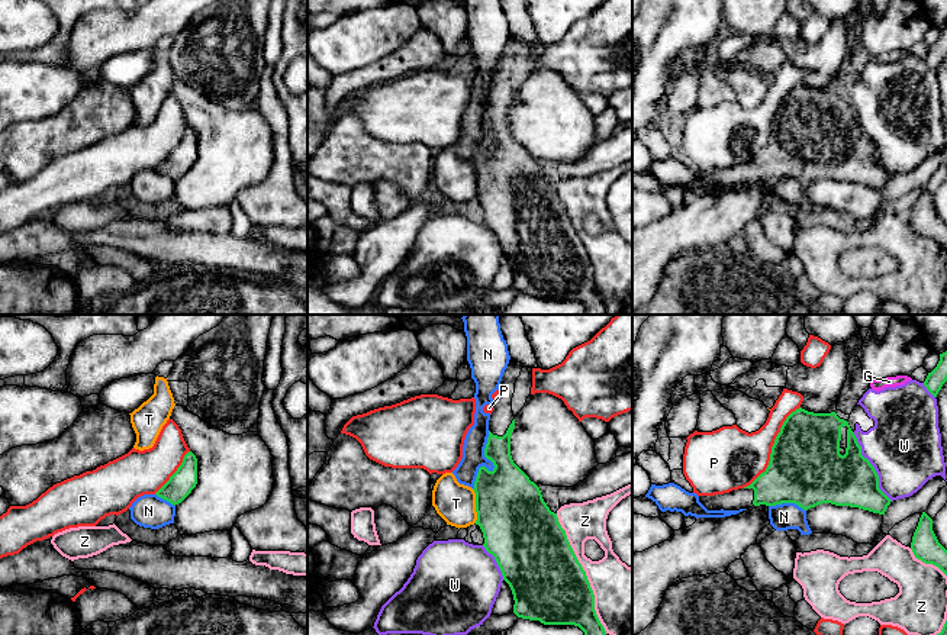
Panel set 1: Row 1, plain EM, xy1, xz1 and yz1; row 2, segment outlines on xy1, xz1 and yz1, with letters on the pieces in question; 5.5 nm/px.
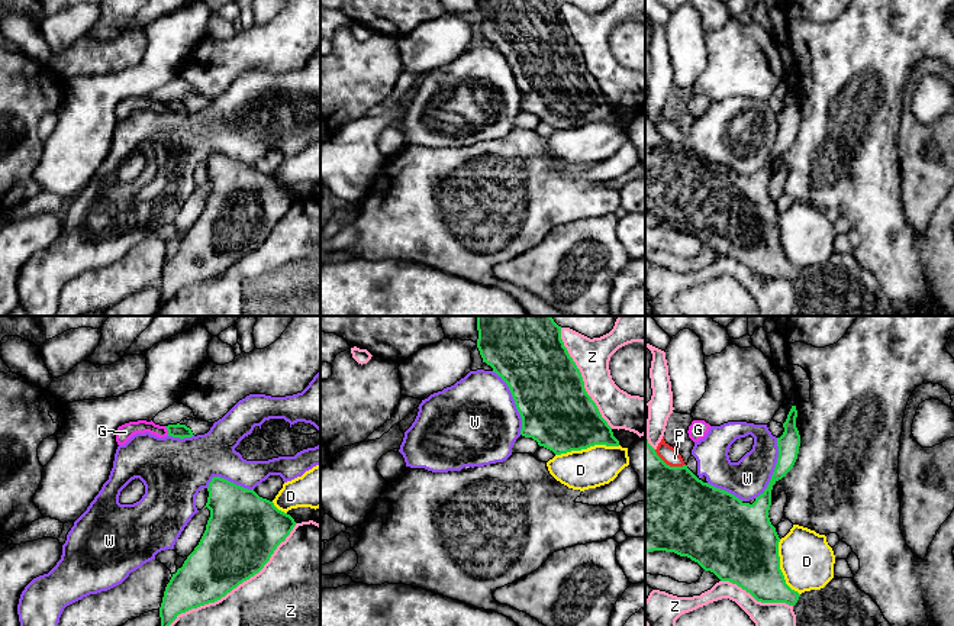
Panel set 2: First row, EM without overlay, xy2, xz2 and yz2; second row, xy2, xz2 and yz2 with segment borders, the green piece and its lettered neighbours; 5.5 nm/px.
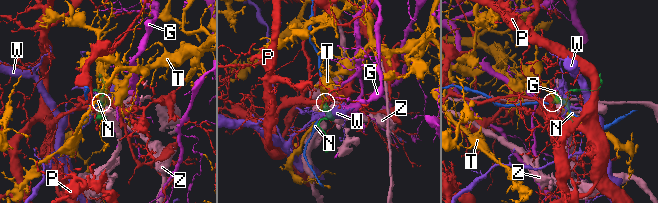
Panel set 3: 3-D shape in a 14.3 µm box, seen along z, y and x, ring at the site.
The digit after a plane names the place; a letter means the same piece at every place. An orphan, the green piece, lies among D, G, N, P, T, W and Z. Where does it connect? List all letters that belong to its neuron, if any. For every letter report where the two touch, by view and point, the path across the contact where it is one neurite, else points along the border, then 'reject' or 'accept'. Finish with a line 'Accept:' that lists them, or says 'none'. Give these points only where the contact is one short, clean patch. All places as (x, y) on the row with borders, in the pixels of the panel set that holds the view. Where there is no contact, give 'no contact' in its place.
D: contact xz2 (587, 447); reject
G: contact xy2 (167, 429); reject
N: contact xz1 (495, 467); reject
P: contact yz1 (772, 448); reject
T: contact xz1 (476, 506); reject
W: contact yz1 (873, 467); reject
Z: contact xy2 (237, 586); reject
Accept: none

